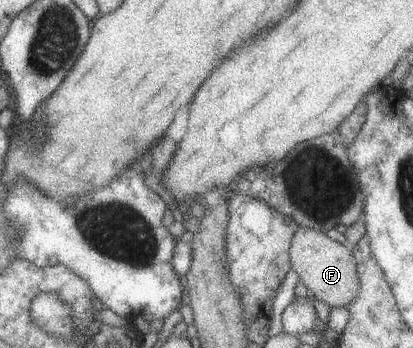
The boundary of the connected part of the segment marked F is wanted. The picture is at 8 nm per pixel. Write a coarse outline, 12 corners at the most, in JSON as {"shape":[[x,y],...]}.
{"shape":[[299,226],[289,263],[329,308],[357,295],[353,254]]}

